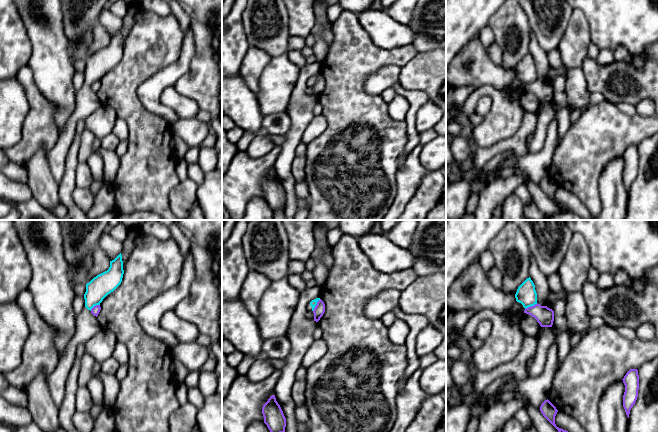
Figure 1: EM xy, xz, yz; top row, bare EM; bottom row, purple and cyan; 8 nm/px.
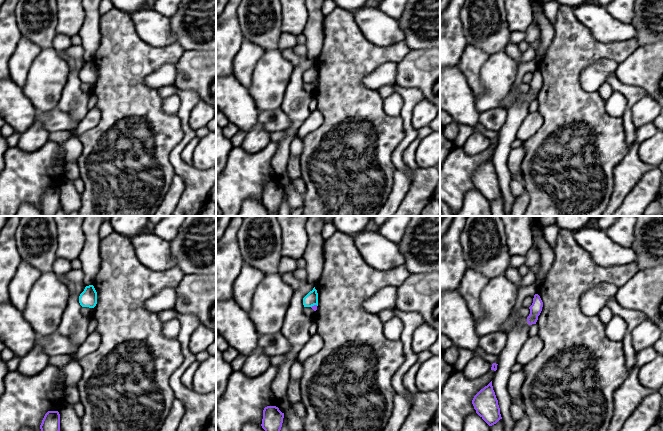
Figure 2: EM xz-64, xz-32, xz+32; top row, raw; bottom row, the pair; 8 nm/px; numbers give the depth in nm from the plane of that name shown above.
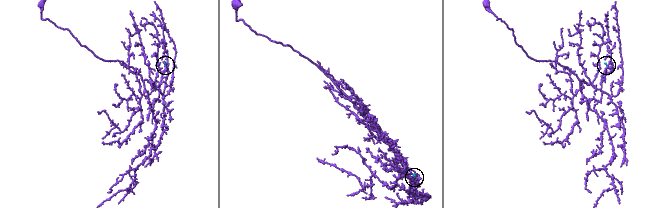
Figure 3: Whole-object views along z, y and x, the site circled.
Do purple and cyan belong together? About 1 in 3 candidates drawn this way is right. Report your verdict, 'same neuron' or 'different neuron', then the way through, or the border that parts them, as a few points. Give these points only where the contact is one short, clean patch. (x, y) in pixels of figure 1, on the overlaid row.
different neuron; border along yz (537, 303), (525, 309)

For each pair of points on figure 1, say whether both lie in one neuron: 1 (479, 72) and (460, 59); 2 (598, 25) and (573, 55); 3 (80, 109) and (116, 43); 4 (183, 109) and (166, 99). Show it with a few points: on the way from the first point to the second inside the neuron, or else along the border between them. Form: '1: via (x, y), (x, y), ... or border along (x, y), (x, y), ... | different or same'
1: via (478, 66), (471, 59), (466, 59) | same
2: border along (582, 12), (588, 24), (591, 41) | different
3: via (86, 93), (90, 77), (105, 59) | same
4: via (179, 105), (173, 99), (170, 99) | same

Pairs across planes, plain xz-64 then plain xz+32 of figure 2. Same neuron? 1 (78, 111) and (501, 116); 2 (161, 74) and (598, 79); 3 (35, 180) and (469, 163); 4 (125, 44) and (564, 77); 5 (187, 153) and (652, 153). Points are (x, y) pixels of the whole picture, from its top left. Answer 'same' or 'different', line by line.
1: different
2: same
3: same
4: same
5: different

